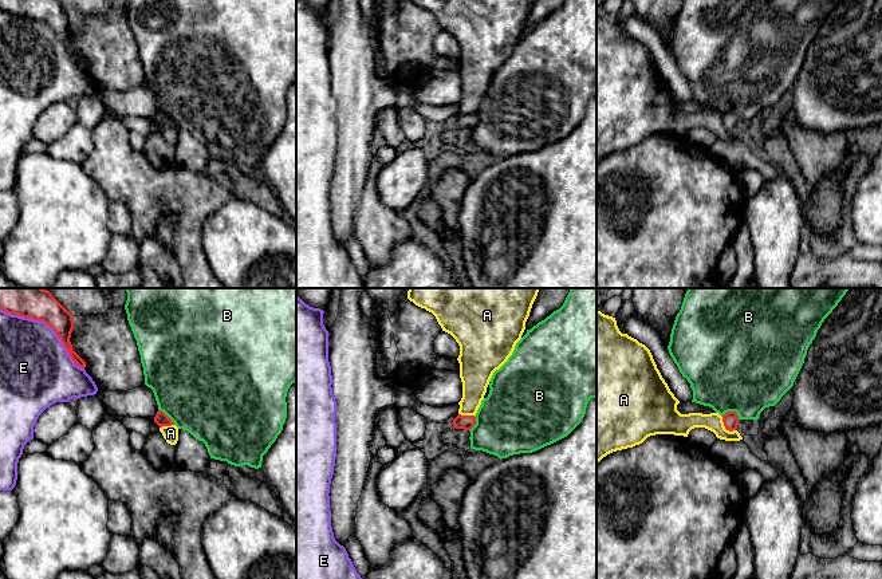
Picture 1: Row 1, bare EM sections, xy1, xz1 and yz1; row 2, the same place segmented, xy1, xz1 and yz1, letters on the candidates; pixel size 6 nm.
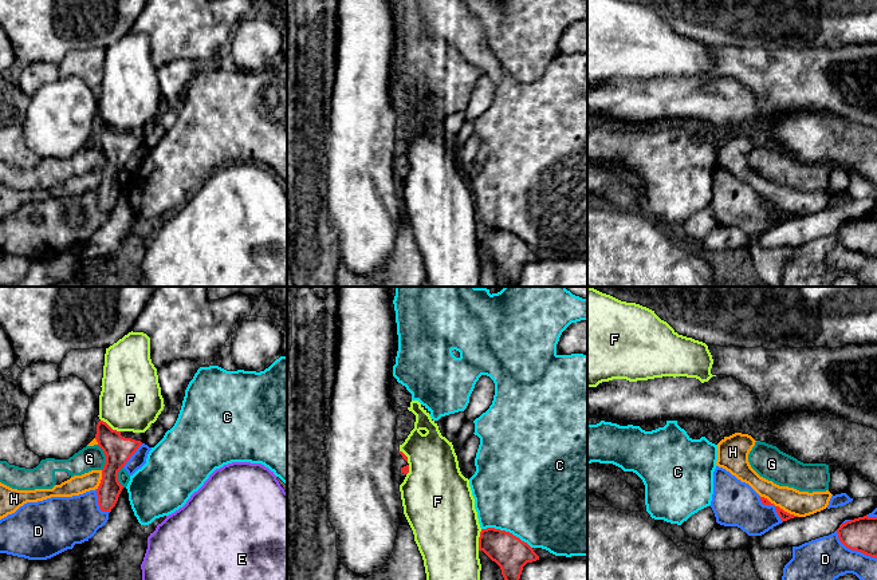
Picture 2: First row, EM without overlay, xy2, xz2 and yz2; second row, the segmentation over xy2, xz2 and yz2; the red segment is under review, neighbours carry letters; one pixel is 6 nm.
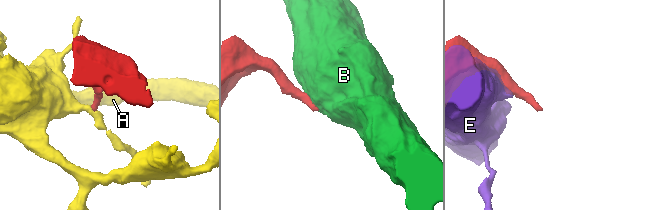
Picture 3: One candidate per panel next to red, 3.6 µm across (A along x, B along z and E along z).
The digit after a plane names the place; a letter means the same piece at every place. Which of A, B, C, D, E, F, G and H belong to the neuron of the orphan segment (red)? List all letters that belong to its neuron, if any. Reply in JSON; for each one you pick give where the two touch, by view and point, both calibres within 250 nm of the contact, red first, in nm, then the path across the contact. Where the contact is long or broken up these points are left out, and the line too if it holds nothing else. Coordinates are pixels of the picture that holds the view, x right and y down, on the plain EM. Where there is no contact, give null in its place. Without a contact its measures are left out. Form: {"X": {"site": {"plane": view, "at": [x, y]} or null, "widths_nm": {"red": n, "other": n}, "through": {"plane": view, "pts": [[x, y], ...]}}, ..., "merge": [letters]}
{"merge": []}

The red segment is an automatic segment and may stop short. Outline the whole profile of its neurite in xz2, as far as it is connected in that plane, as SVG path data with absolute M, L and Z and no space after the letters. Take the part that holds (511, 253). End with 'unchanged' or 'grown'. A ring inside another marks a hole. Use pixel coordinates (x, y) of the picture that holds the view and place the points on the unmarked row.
M487 228L481 229L479 250L495 261L508 287L516 287L527 263L539 260L534 249L510 232Z; unchanged

